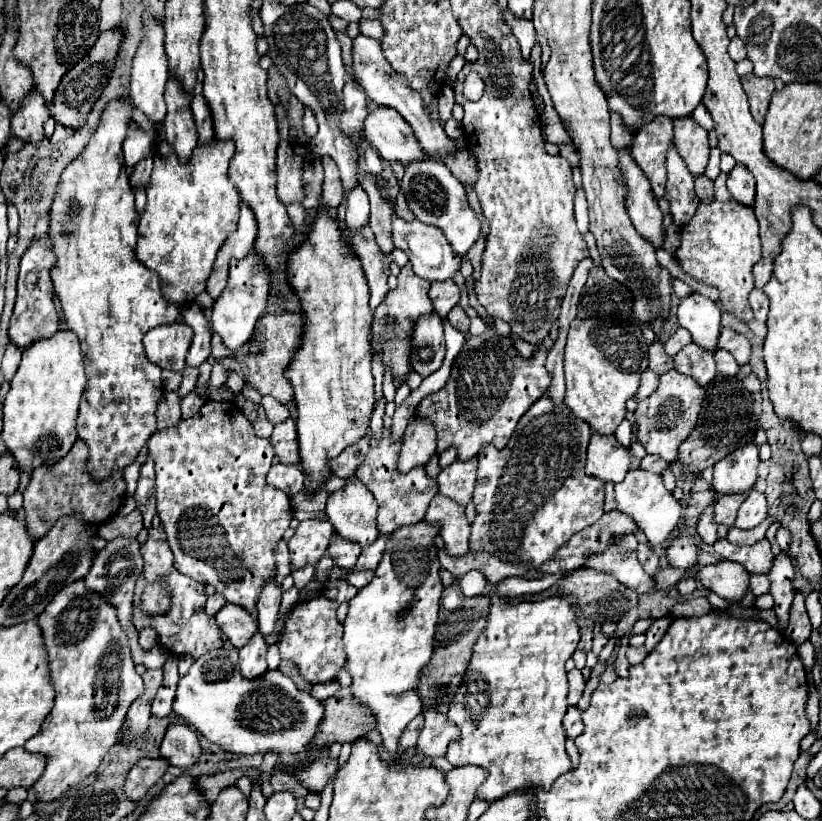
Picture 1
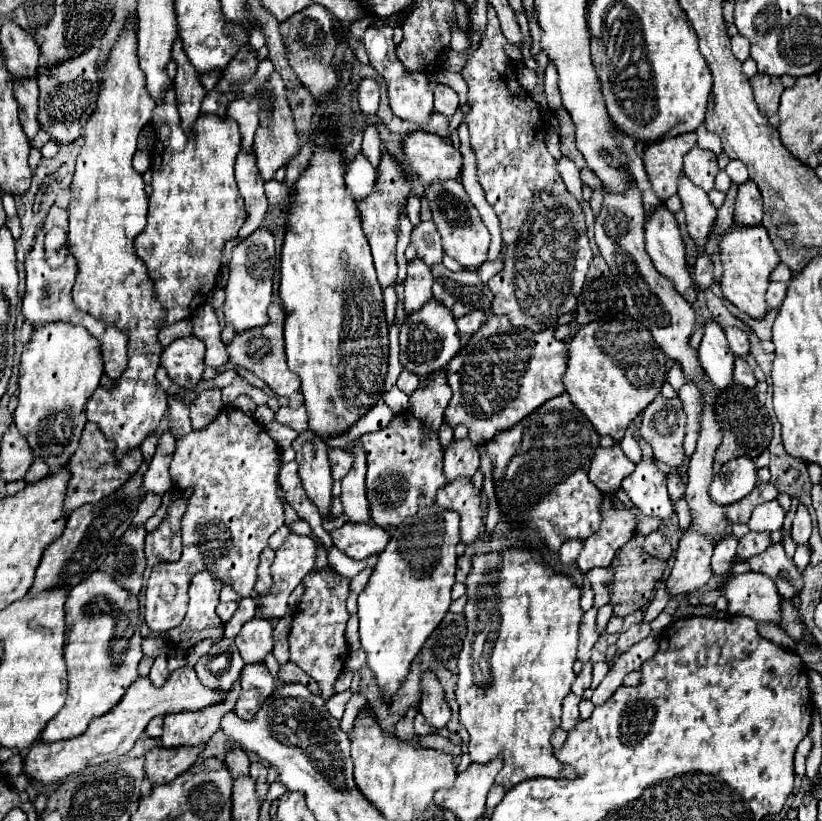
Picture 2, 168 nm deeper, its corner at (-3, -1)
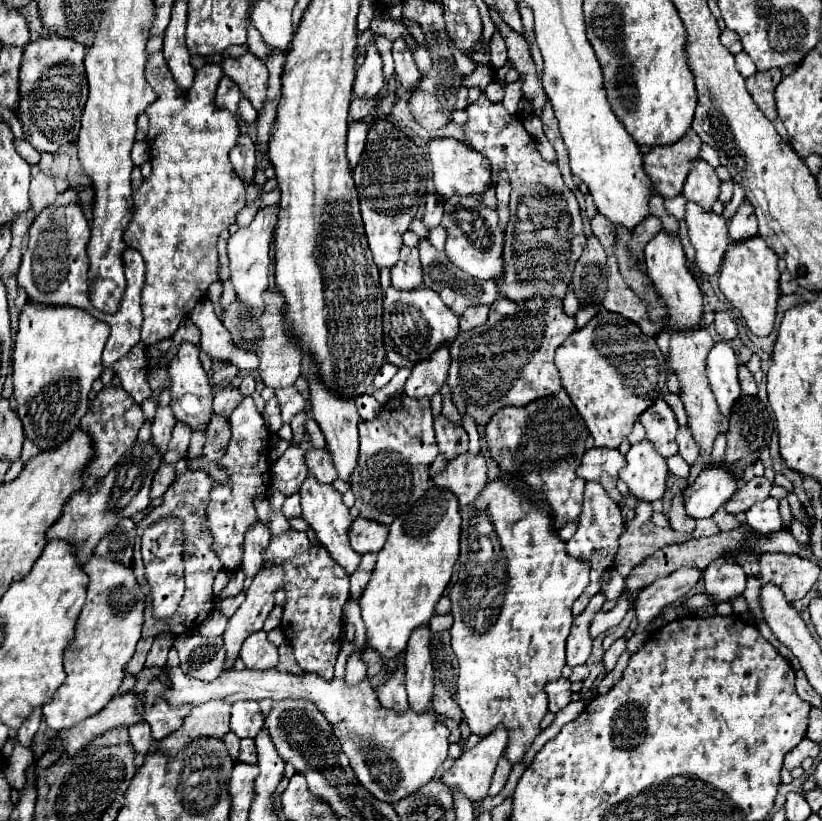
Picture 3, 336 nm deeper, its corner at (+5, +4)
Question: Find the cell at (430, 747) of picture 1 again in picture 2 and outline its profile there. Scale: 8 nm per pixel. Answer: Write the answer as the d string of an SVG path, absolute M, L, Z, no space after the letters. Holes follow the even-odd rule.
M433 673L423 675L423 697L419 703L419 711L423 713L427 725L435 729L447 727L451 719L451 709L443 699L441 683L437 681L437 677L433 677Z

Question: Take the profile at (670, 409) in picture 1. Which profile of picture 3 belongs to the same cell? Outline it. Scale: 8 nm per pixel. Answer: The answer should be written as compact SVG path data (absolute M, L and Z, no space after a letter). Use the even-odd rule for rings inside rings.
M657 400L651 408L647 408L639 422L645 426L647 430L647 440L651 440L657 448L657 452L663 456L663 458L669 458L673 454L677 454L677 442L675 442L675 436L677 436L677 418L673 414L673 410L667 406L665 400Z

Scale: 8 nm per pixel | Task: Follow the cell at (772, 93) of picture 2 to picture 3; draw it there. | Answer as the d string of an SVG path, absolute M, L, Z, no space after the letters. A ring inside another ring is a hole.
M773 68L773 70L769 70L769 72L757 72L757 74L753 74L751 78L747 78L747 90L749 90L749 94L753 96L753 100L755 100L755 104L759 106L759 110L773 122L773 126L775 126L775 130L779 132L779 136L789 144L789 138L787 138L787 130L785 130L785 126L783 126L783 122L779 120L779 116L777 116L777 110L775 110L775 88L777 88L777 84L781 82L781 70L777 70L777 68Z

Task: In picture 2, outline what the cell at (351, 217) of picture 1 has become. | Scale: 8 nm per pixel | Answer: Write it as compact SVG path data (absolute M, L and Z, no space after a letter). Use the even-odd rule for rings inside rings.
M357 153L357 157L351 161L345 173L345 185L355 201L363 201L369 197L369 193L375 187L377 173L371 167L371 163L363 157L363 153Z

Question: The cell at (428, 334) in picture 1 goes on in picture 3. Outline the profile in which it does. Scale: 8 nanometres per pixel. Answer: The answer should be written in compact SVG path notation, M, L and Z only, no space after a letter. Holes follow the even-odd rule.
M421 284L413 290L399 290L389 286L383 300L383 328L387 360L399 368L413 368L425 356L433 354L441 344L453 342L459 334L459 318L441 304L433 288Z

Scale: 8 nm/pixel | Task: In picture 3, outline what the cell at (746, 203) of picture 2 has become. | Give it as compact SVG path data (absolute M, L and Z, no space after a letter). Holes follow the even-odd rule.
M741 204L737 214L731 218L729 222L729 236L735 242L743 242L749 240L753 236L757 236L757 218L753 208L749 208L749 204Z

